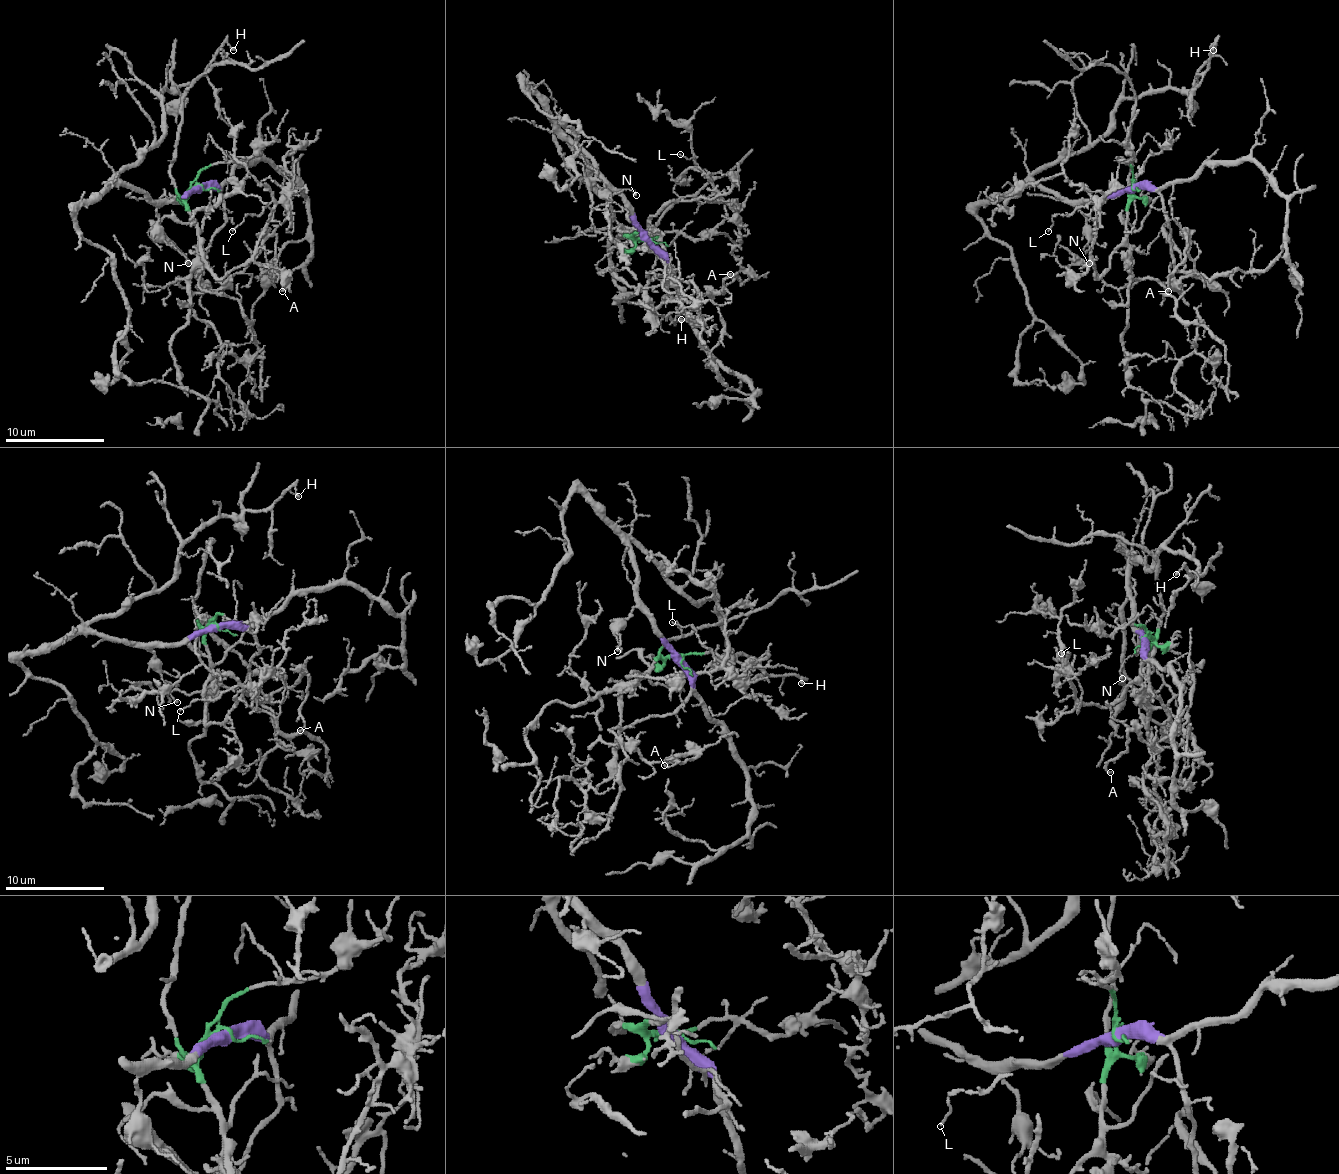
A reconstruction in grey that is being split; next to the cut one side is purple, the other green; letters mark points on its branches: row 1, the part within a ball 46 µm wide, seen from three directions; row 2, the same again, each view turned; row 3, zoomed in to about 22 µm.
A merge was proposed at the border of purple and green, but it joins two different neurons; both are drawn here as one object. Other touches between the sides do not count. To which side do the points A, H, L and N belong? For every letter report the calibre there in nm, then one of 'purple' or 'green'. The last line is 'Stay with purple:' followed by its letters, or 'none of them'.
A: 120 nm thick; green
H: 150 nm thick; purple
L: 90 nm thick; green
N: 150 nm thick; purple
Stay with purple: H, N

